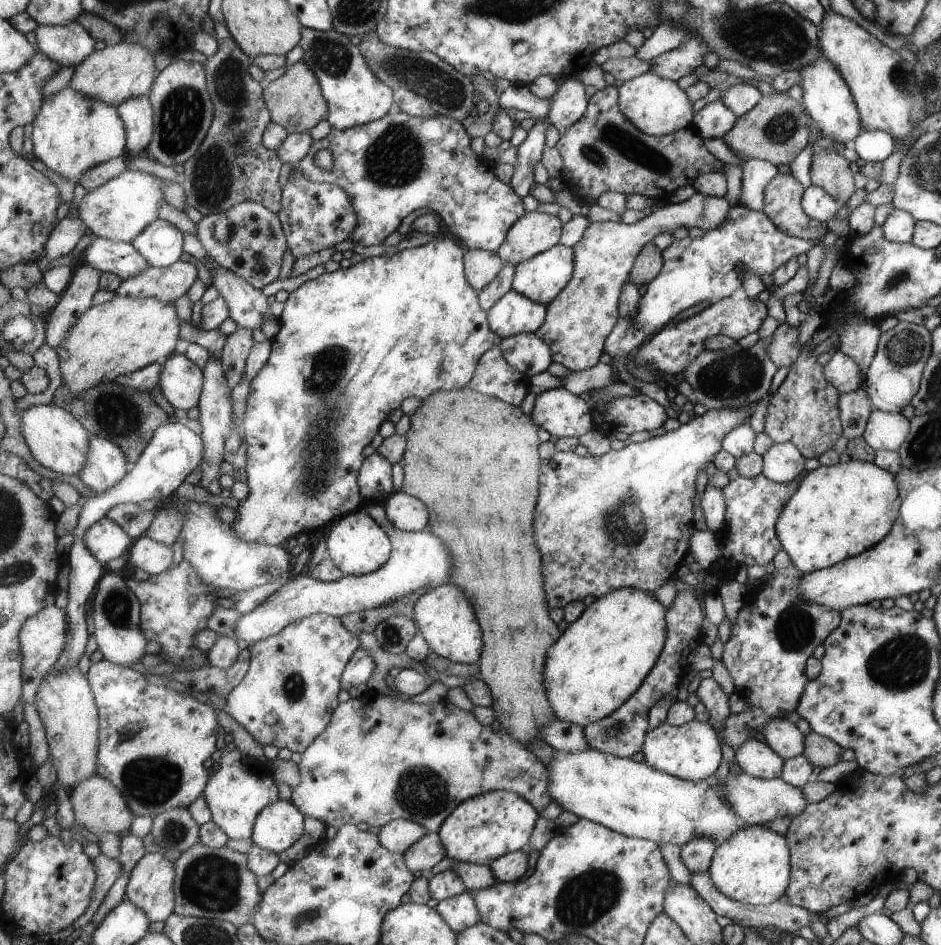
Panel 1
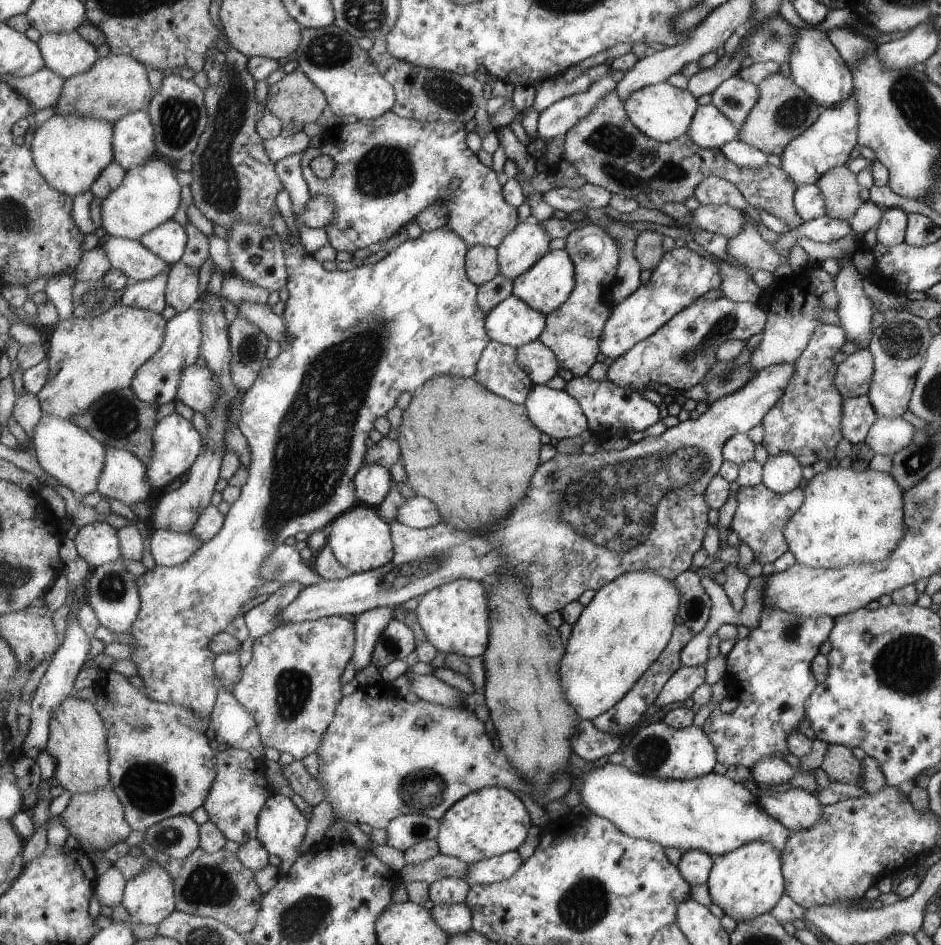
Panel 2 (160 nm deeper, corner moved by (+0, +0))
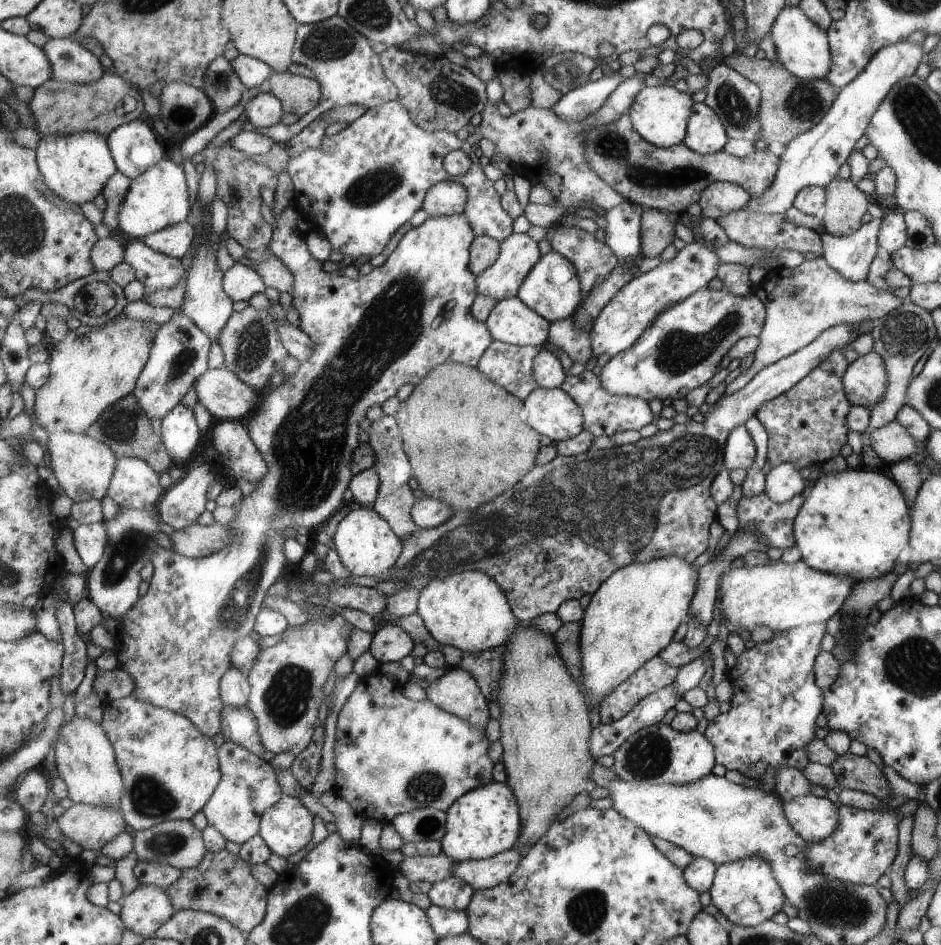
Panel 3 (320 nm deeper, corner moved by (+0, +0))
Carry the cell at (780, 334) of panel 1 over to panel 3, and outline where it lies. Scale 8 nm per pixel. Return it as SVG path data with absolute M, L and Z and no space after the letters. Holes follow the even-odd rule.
M822 256L803 261L794 267L773 268L769 273L764 273L757 284L751 286L750 292L766 305L766 324L758 334L759 344L753 352L751 366L726 384L723 394L745 386L762 368L803 348L822 330L841 323L853 325L878 319L901 305L902 301L889 291L877 290L865 280L843 278Z

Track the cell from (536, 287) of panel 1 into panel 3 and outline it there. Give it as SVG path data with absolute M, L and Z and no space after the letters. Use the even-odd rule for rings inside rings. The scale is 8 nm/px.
M553 250L543 255L535 265L534 270L527 276L526 282L519 289L518 297L548 321L552 323L562 321L571 317L583 303L582 280L574 262L563 256L560 251Z

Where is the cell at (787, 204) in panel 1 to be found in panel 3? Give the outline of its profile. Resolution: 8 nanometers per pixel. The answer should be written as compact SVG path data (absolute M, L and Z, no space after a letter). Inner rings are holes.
M625 114L608 125L598 125L590 129L588 133L588 142L586 143L586 155L594 168L594 171L603 177L619 194L626 199L639 203L645 210L654 208L665 210L665 212L674 212L678 216L687 214L687 208L693 202L699 202L702 192L715 181L727 181L741 186L751 197L762 193L769 187L774 179L780 163L779 156L771 151L756 149L751 151L746 157L734 157L733 155L721 151L713 154L702 155L700 152L691 150L684 142L680 145L663 148L651 144L637 132L634 122L628 114Z

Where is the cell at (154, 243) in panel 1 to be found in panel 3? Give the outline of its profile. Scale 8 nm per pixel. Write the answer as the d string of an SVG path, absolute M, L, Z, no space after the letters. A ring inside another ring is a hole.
M181 221L154 235L149 235L144 241L157 252L182 259L190 251L190 248L195 246L196 239L195 226L190 222Z

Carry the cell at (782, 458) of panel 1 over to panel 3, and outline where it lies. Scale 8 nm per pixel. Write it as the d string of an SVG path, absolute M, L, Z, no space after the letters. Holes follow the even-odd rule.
M791 463L772 467L764 476L764 493L777 504L787 502L803 490L804 477Z

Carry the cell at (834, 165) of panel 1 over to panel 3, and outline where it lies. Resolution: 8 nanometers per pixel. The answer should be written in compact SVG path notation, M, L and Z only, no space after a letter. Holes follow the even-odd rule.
M834 177L824 186L826 200L822 204L820 211L822 232L832 234L833 236L849 236L861 225L861 216L865 214L866 208L869 206L867 195L861 192L851 183L849 178L838 179Z

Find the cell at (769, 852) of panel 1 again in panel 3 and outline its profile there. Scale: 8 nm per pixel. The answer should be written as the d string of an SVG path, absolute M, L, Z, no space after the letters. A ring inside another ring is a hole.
M745 857L717 866L713 884L708 891L711 904L731 924L754 927L773 916L783 906L782 888L774 879L770 864L757 857Z

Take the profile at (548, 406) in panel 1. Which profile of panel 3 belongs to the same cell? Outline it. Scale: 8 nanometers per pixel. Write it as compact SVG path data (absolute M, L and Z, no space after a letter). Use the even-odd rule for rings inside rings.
M537 387L524 401L527 424L556 444L585 430L583 408L561 387Z

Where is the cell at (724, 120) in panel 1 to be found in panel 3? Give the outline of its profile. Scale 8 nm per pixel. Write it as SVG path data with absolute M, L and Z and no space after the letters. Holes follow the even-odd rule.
M704 102L695 103L684 143L695 152L708 155L721 151L728 139L726 127L714 109Z

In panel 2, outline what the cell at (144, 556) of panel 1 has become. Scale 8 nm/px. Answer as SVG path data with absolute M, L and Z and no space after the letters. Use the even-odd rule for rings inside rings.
M156 529L150 538L155 564L172 567L189 560L205 543L193 533Z

